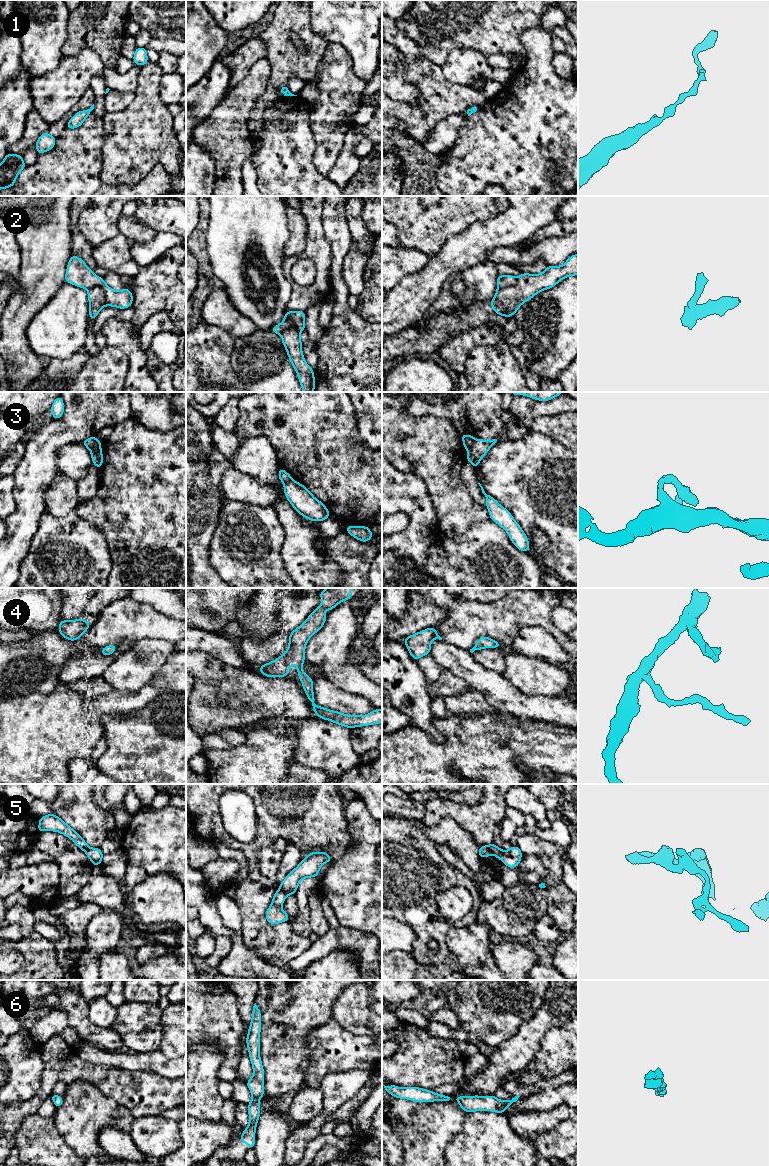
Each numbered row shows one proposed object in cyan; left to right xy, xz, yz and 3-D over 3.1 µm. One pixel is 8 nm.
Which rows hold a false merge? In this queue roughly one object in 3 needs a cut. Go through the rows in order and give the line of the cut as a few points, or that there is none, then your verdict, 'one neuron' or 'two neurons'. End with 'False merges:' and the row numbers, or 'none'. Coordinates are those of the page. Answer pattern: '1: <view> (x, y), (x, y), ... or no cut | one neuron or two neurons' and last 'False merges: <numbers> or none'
1: no cut | one neuron
2: xy (87, 289), (99, 286), (104, 293), (105, 304) | two neurons
3: yz (473, 438), (473, 443), (468, 451) | two neurons
4: no cut | one neuron
5: yz (486, 846), (492, 854) | two neurons
6: no cut | one neuron
False merges: 2, 3, 5

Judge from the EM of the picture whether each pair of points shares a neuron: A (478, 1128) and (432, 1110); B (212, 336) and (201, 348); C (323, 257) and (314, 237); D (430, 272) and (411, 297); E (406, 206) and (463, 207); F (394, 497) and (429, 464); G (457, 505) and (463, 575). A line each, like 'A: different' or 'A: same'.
A: different
B: same
C: same
D: same
E: same
F: different
G: different

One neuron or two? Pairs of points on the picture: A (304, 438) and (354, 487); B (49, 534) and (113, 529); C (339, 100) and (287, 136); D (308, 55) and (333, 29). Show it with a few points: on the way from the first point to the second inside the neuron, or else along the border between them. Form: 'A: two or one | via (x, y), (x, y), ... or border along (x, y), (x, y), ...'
A: one | via (316, 448), (341, 474)
B: two | border along (79, 517), (97, 528), (103, 535), (109, 551)
C: two | border along (310, 107), (310, 130), (315, 143)
D: two | border along (310, 20), (310, 26), (329, 41)

